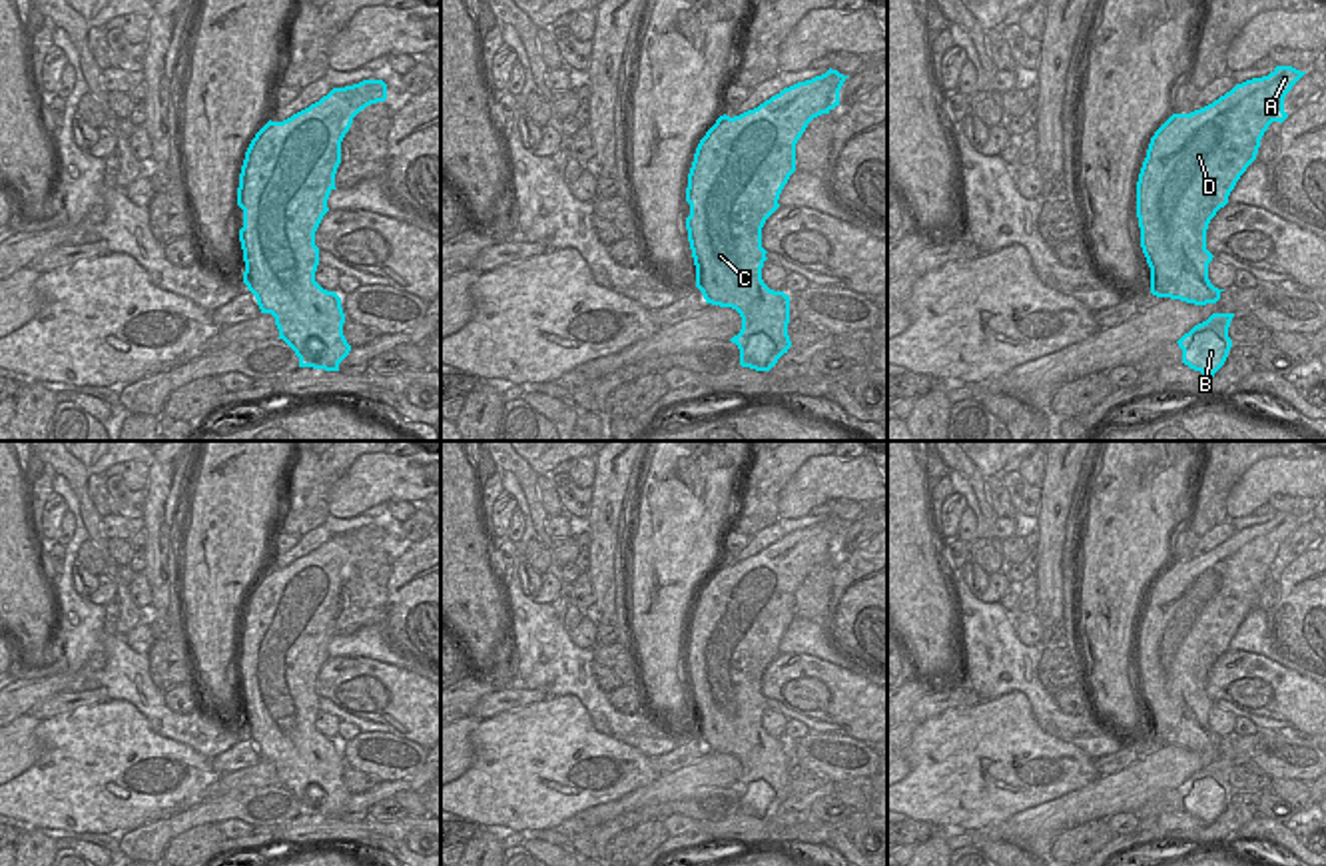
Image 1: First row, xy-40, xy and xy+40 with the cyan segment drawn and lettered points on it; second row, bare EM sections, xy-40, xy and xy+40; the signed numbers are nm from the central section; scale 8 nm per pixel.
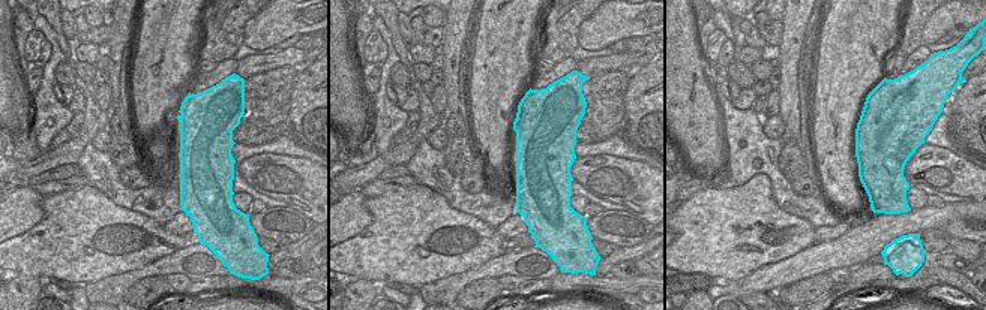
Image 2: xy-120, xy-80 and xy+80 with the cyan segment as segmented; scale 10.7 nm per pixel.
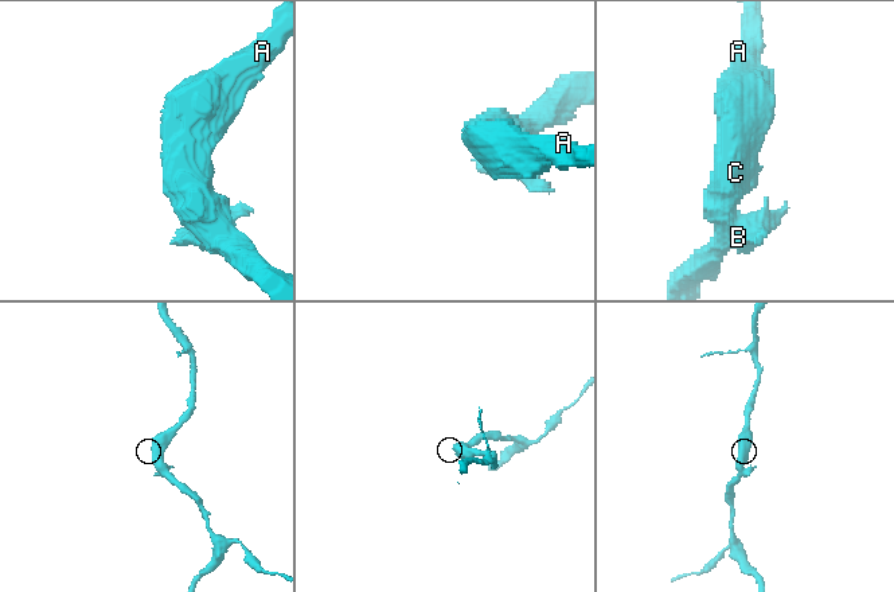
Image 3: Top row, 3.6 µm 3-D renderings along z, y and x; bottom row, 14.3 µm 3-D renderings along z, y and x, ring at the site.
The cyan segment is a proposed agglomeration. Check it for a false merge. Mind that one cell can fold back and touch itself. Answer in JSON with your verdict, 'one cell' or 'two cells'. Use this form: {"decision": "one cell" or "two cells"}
{"decision": "two cells"}

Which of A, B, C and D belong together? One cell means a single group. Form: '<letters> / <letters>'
A C D / B

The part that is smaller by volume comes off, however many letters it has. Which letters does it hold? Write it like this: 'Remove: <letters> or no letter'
Remove: B

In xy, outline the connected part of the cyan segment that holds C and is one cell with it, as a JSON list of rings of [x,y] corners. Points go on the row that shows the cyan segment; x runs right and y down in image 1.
[[[829,68],[822,76],[784,88],[780,94],[772,96],[754,110],[734,118],[726,114],[720,116],[700,140],[688,174],[686,202],[690,204],[690,216],[686,217],[686,229],[696,265],[696,287],[702,291],[706,303],[732,307],[740,313],[742,329],[732,339],[738,339],[740,335],[750,337],[766,333],[776,343],[772,367],[792,347],[788,335],[790,295],[770,289],[762,279],[762,267],[768,259],[768,251],[762,247],[762,227],[780,208],[780,194],[790,176],[796,172],[798,140],[814,118],[829,114],[835,106],[839,106],[839,90],[847,78],[849,76]]]

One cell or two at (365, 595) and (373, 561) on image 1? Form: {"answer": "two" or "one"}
{"answer": "one"}

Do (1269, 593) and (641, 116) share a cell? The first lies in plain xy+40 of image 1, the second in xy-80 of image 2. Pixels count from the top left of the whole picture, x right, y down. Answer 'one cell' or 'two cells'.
two cells

